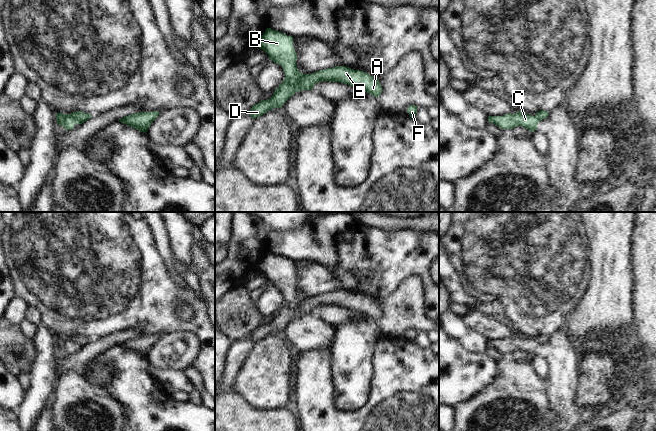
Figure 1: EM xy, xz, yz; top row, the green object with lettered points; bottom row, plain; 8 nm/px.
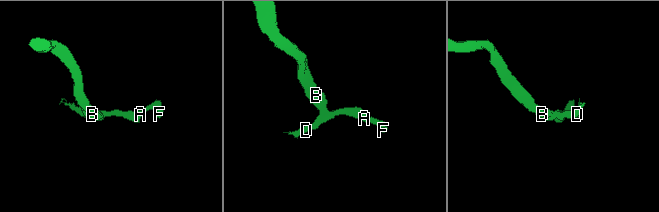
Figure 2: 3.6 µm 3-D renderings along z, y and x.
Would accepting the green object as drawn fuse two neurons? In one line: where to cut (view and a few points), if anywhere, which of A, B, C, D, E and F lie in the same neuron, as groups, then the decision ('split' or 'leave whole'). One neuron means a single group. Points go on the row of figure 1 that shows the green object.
xz (302, 74), (294, 84), (284, 81) | A D E F / B C | split

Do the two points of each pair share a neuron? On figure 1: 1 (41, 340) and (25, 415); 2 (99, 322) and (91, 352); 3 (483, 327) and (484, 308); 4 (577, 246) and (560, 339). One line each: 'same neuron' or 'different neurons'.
1: same neuron
2: different neurons
3: different neurons
4: different neurons

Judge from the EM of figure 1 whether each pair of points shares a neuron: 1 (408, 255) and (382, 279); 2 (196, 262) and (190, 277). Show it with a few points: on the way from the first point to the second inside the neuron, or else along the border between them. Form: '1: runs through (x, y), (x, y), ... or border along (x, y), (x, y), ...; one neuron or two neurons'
1: runs through (402, 259), (388, 273); one neuron
2: border along (190, 267), (197, 278), (198, 288), (201, 292); two neurons

